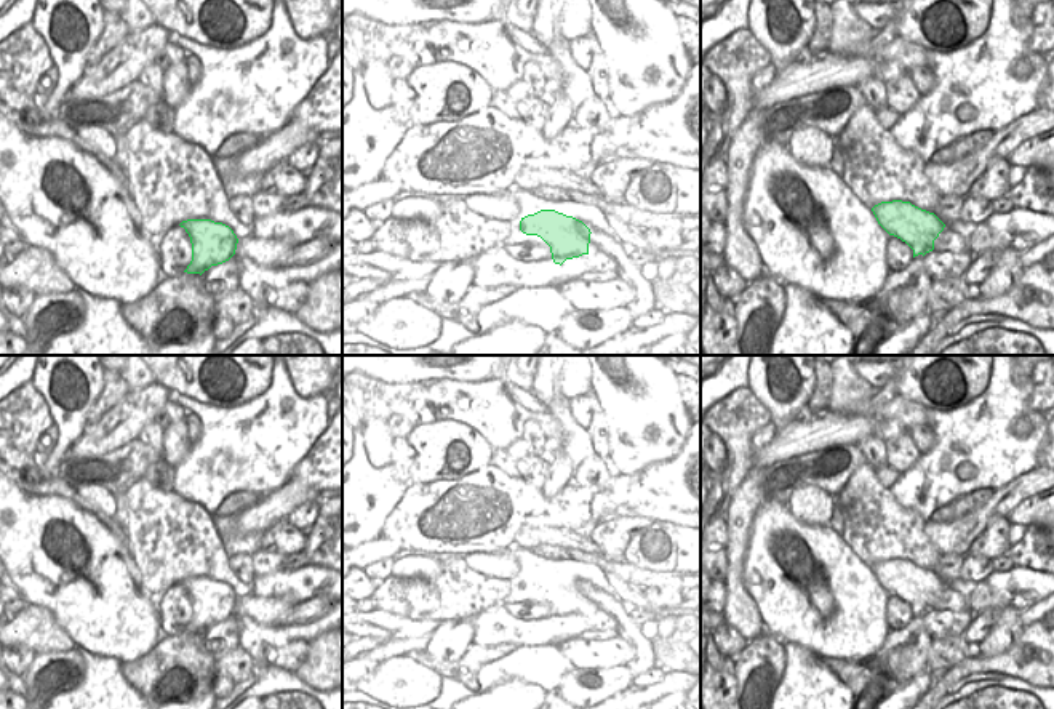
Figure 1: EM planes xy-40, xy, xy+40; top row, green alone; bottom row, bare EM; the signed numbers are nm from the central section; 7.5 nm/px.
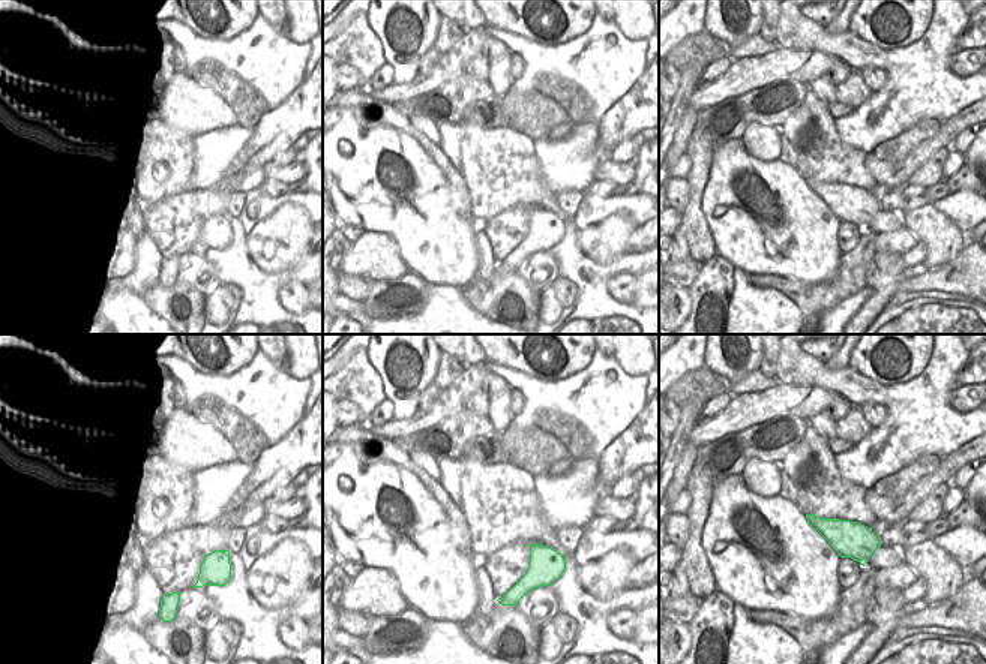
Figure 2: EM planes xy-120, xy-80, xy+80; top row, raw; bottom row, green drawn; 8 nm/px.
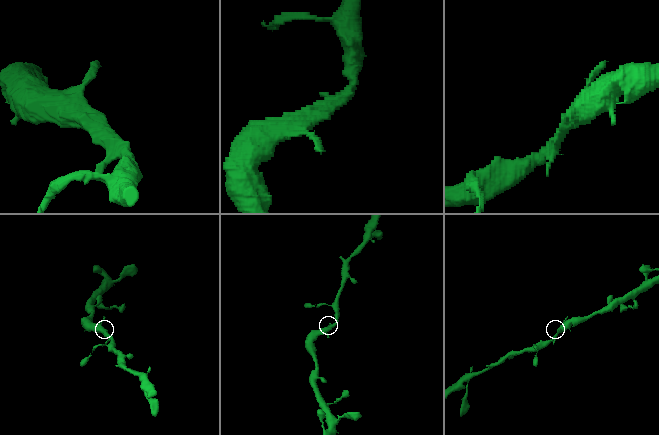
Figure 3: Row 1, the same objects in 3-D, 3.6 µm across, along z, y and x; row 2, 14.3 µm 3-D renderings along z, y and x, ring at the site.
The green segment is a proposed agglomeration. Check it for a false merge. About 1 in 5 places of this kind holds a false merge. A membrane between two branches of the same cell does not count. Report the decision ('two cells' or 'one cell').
one cell

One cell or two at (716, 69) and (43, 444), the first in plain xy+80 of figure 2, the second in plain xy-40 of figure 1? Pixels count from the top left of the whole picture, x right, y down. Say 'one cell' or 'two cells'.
one cell

